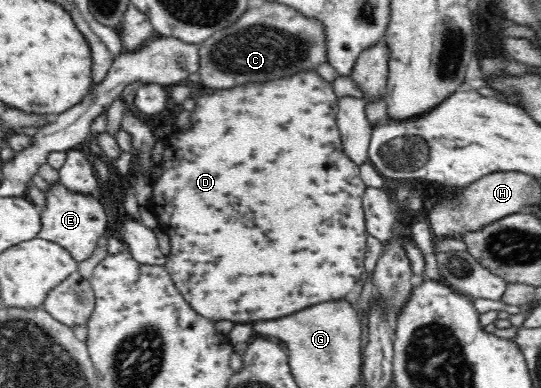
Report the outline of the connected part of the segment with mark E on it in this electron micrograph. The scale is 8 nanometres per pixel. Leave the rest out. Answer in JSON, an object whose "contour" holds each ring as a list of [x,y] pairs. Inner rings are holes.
{"contour":[[[61,182],[51,186],[53,188],[45,193],[47,206],[41,209],[43,226],[39,238],[60,245],[76,263],[82,263],[92,257],[93,251],[102,242],[108,223],[106,213],[96,197],[72,193]]]}

